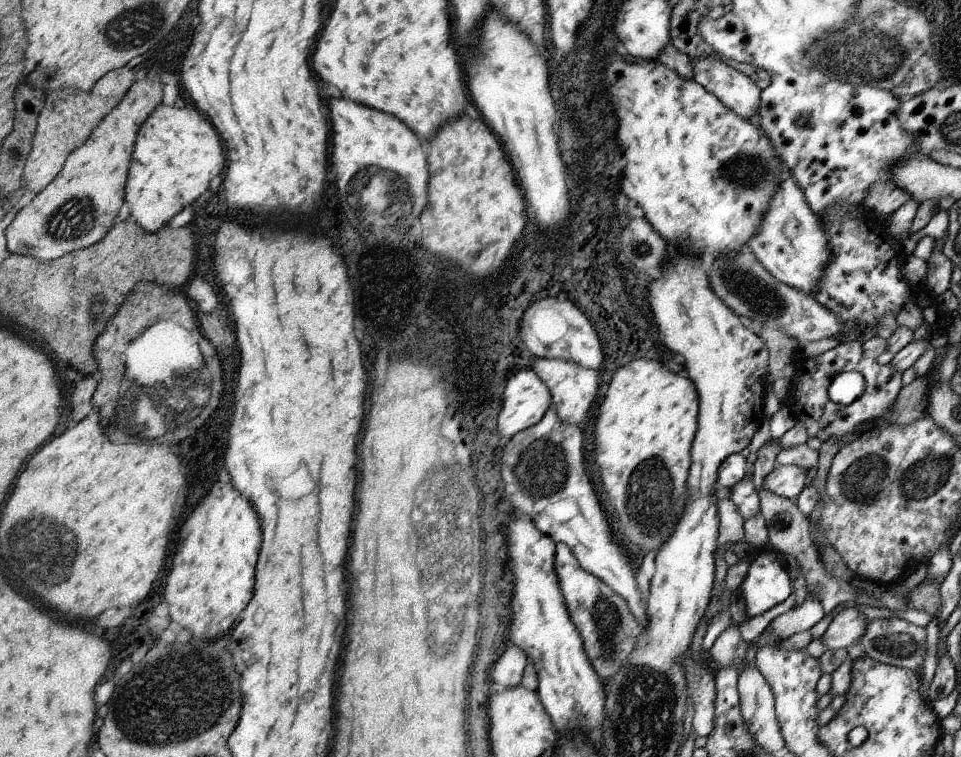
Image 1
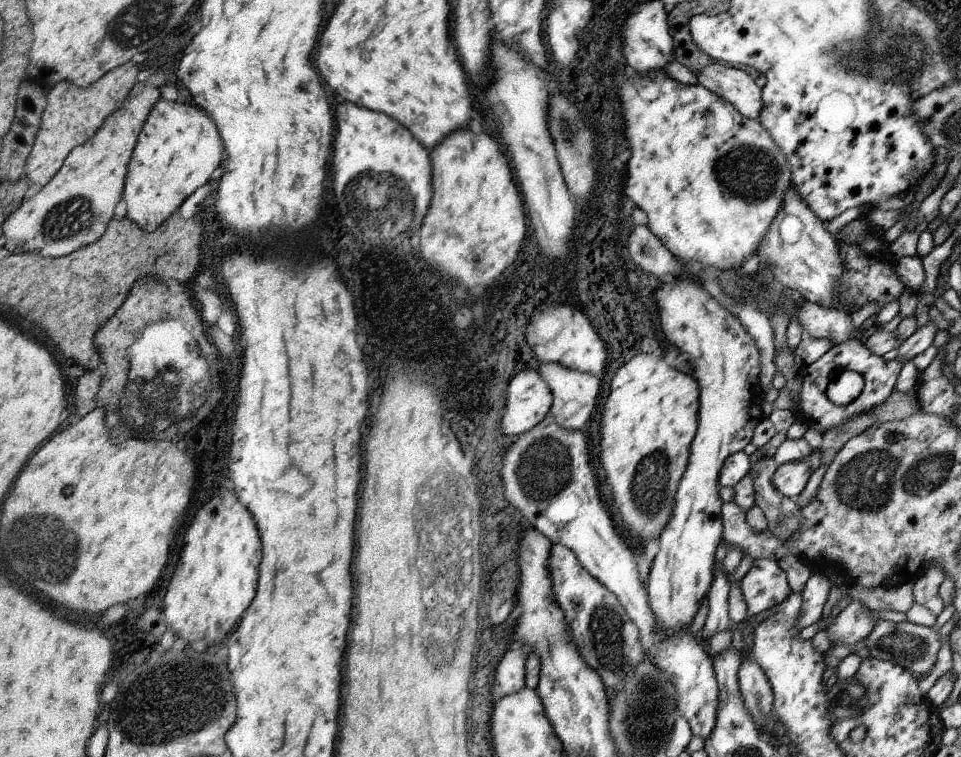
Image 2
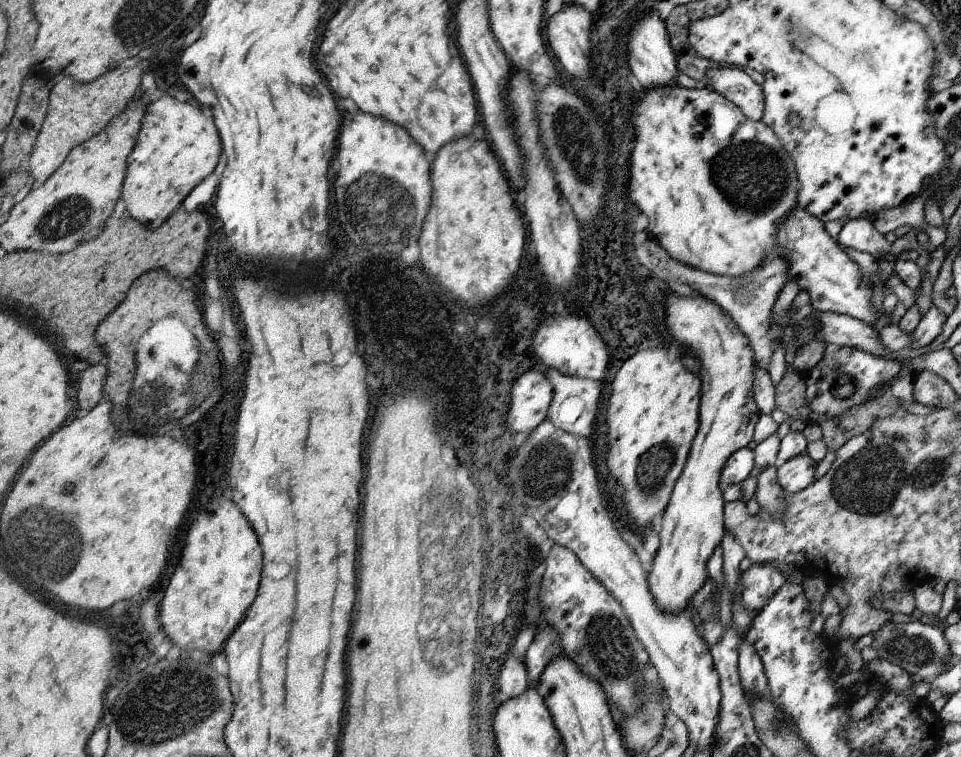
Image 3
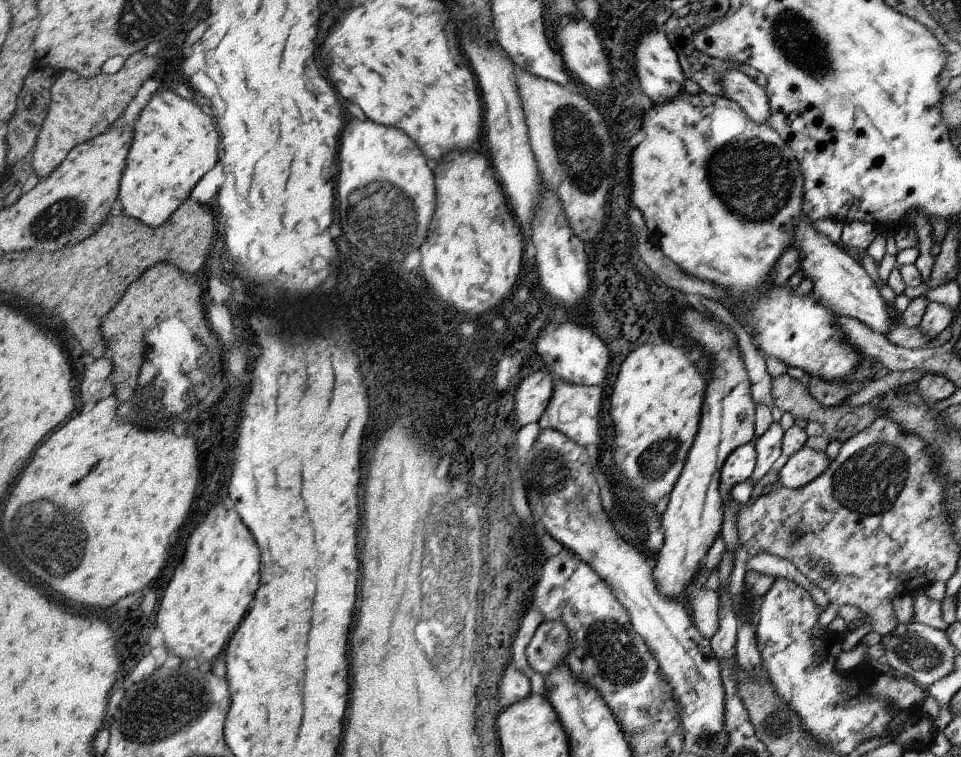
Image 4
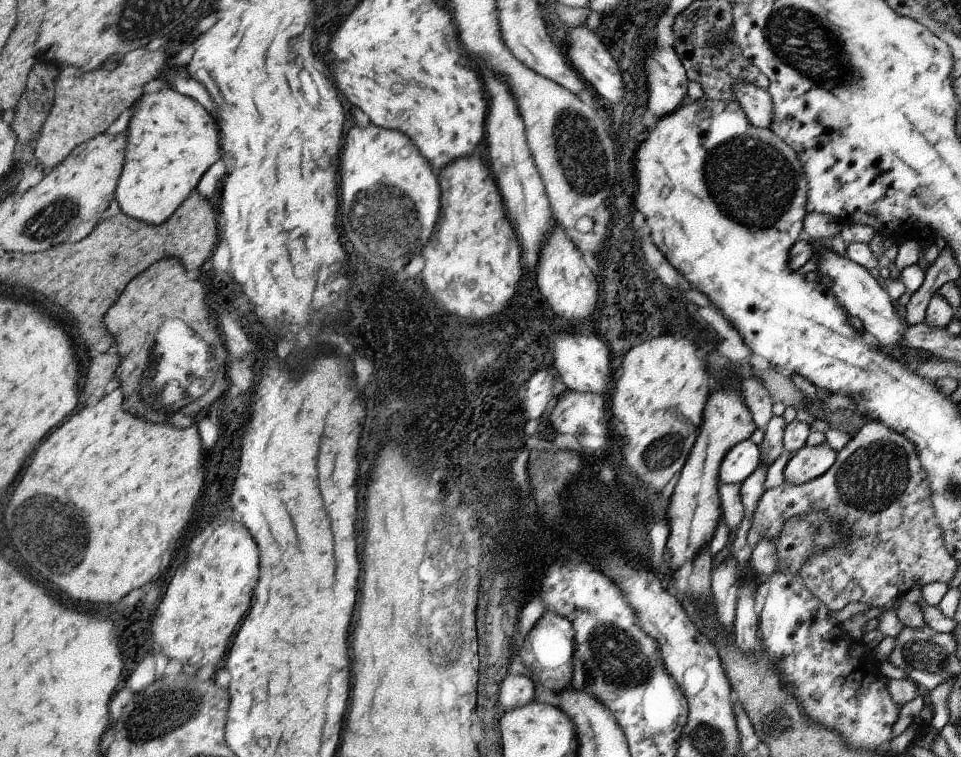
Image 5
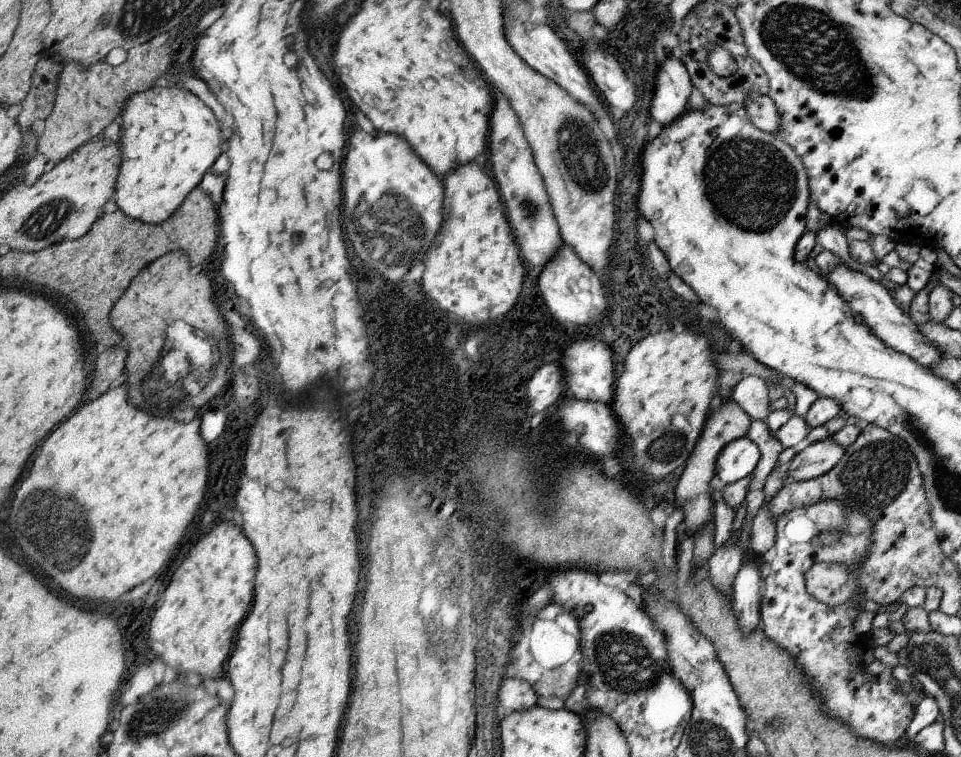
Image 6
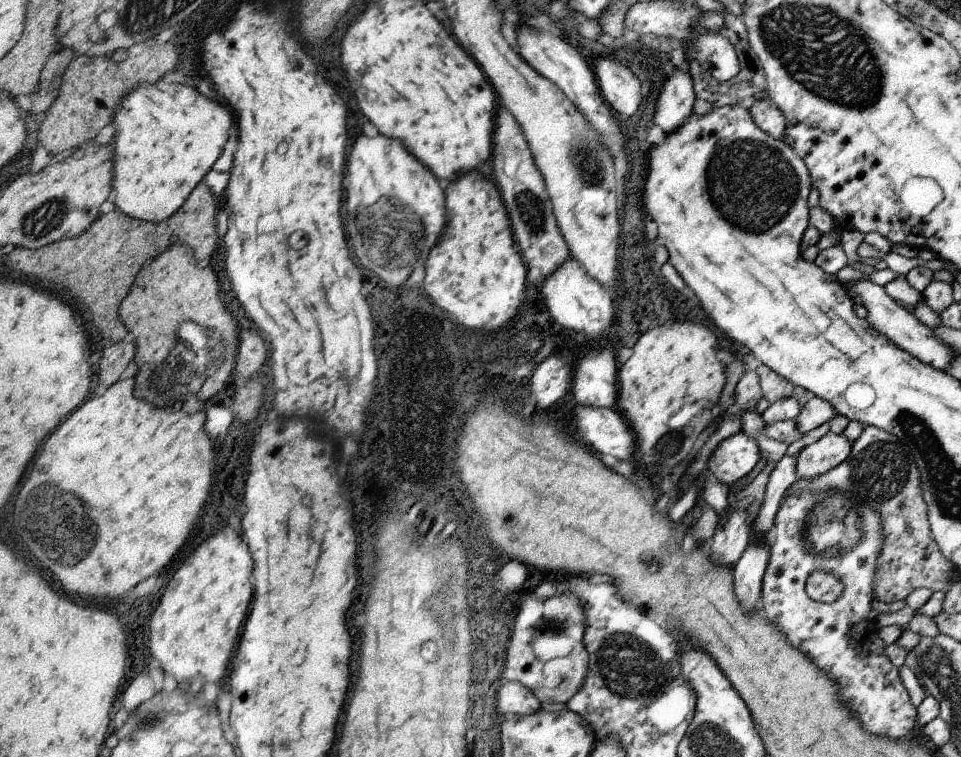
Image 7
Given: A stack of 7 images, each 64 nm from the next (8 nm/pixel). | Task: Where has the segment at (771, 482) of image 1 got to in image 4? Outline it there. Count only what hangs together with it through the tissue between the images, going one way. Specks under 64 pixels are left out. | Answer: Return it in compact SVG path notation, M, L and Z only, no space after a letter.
M805 446L803 450L799 450L797 454L787 458L787 462L779 470L777 482L783 488L797 490L797 488L803 488L809 482L813 482L819 474L823 474L827 466L829 466L829 460L827 460L825 452L819 454Z

